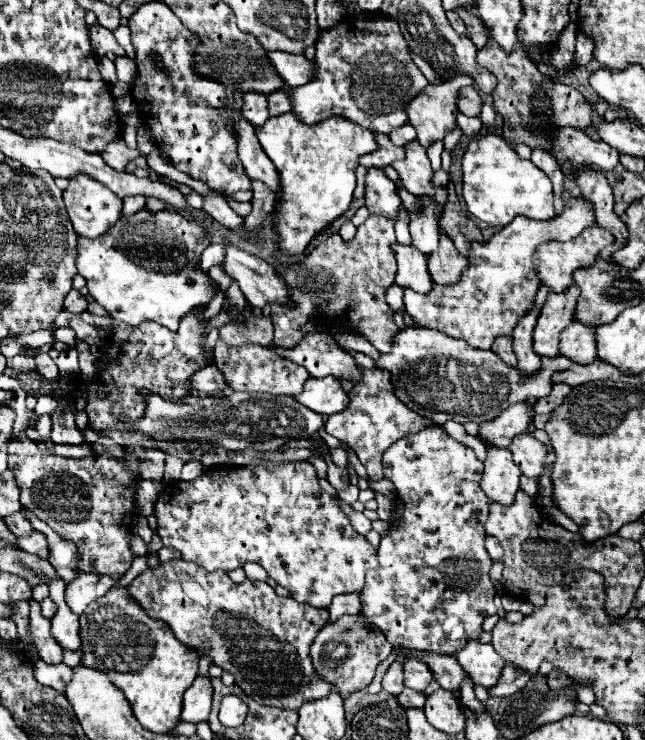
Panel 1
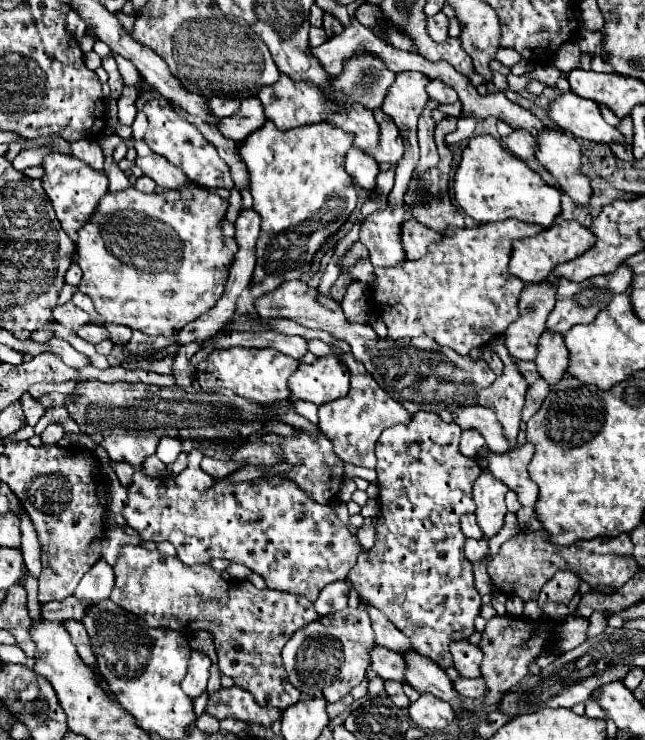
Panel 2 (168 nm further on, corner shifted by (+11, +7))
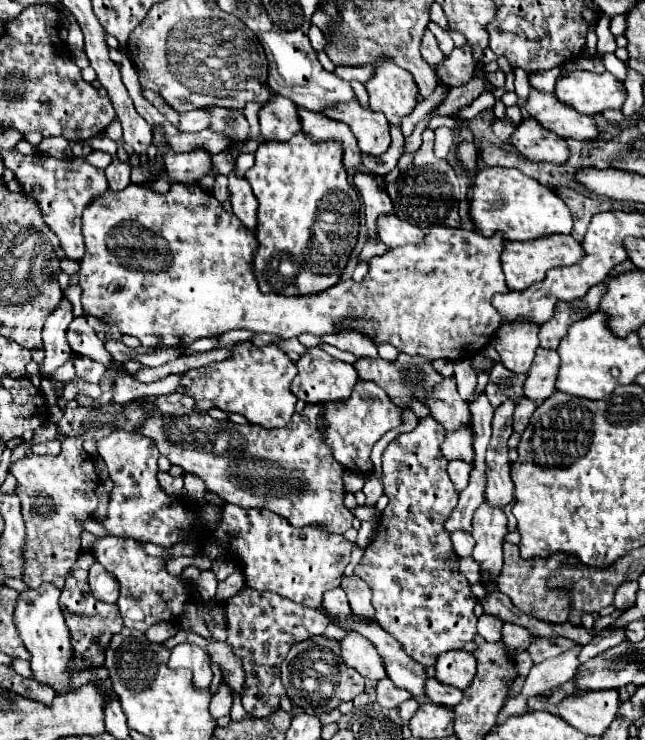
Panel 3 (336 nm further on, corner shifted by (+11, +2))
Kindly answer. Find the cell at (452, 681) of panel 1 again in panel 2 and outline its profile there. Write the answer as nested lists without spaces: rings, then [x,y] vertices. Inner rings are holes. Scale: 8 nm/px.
[[[367,607],[367,613],[369,613],[371,625],[373,625],[373,633],[375,633],[377,645],[387,647],[387,649],[393,649],[397,653],[403,653],[403,651],[411,649],[409,639],[379,609]]]

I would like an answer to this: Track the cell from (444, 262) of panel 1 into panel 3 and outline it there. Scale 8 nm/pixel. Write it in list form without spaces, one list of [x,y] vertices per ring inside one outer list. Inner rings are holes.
[[[387,214],[385,218],[381,218],[379,238],[389,248],[399,248],[399,246],[407,246],[407,244],[417,246],[419,242],[425,240],[425,230],[397,218],[395,214]]]

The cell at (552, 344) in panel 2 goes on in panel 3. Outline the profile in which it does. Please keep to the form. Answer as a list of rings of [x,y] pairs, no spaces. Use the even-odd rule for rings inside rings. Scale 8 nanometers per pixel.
[[[537,348],[535,362],[529,370],[529,378],[525,382],[525,396],[533,398],[537,404],[541,404],[549,394],[555,392],[557,382],[557,370],[561,366],[561,358],[551,348]]]

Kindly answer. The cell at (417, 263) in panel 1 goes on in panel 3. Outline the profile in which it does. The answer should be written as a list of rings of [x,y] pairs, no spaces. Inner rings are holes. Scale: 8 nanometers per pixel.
[[[357,172],[355,174],[355,186],[365,202],[365,224],[367,224],[367,236],[369,240],[379,240],[377,236],[377,220],[383,214],[391,214],[393,212],[393,204],[389,194],[385,192],[385,188],[381,184],[375,182],[375,176],[365,174],[365,172]]]

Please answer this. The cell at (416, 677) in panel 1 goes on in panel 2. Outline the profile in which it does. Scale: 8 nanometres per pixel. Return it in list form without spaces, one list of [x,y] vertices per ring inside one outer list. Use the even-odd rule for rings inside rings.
[[[381,645],[373,647],[371,653],[371,669],[381,677],[381,679],[393,679],[393,681],[403,681],[405,673],[405,661],[399,653],[393,653]]]

